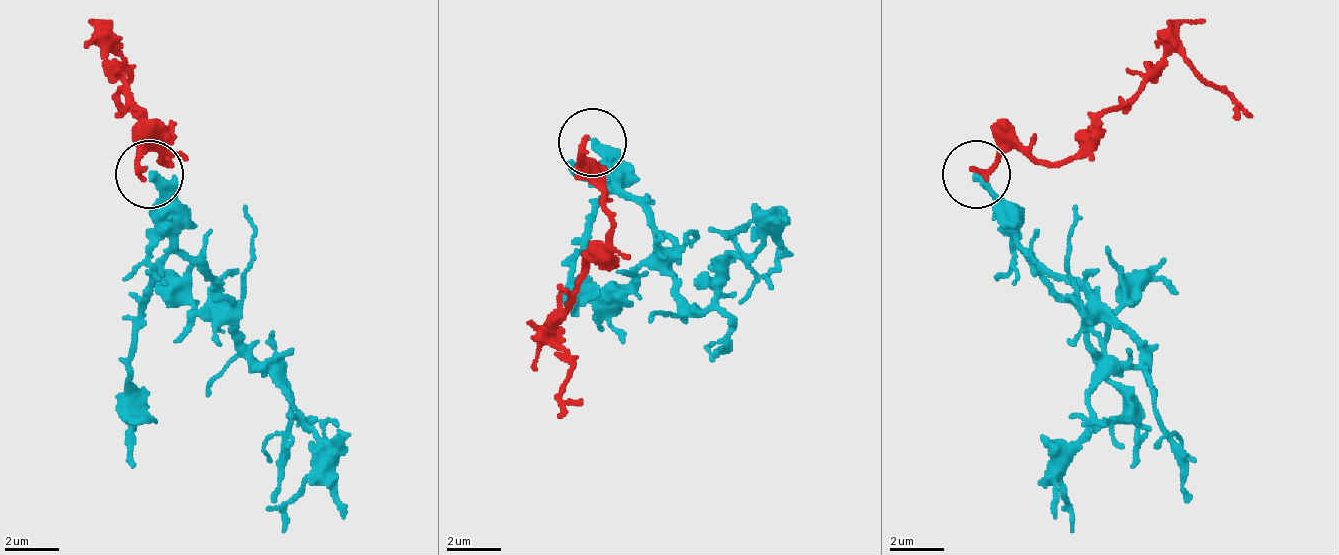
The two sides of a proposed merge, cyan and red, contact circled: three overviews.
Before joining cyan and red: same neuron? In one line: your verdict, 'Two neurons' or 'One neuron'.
Two neurons

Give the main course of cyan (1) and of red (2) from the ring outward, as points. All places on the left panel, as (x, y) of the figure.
1: (151, 176), (158, 224), (206, 271), (212, 306), (287, 394), (308, 428), (315, 456), (308, 483), (281, 531)
2: (144, 169), (137, 162), (151, 149), (165, 162), (110, 53), (124, 73), (117, 101), (137, 121)

